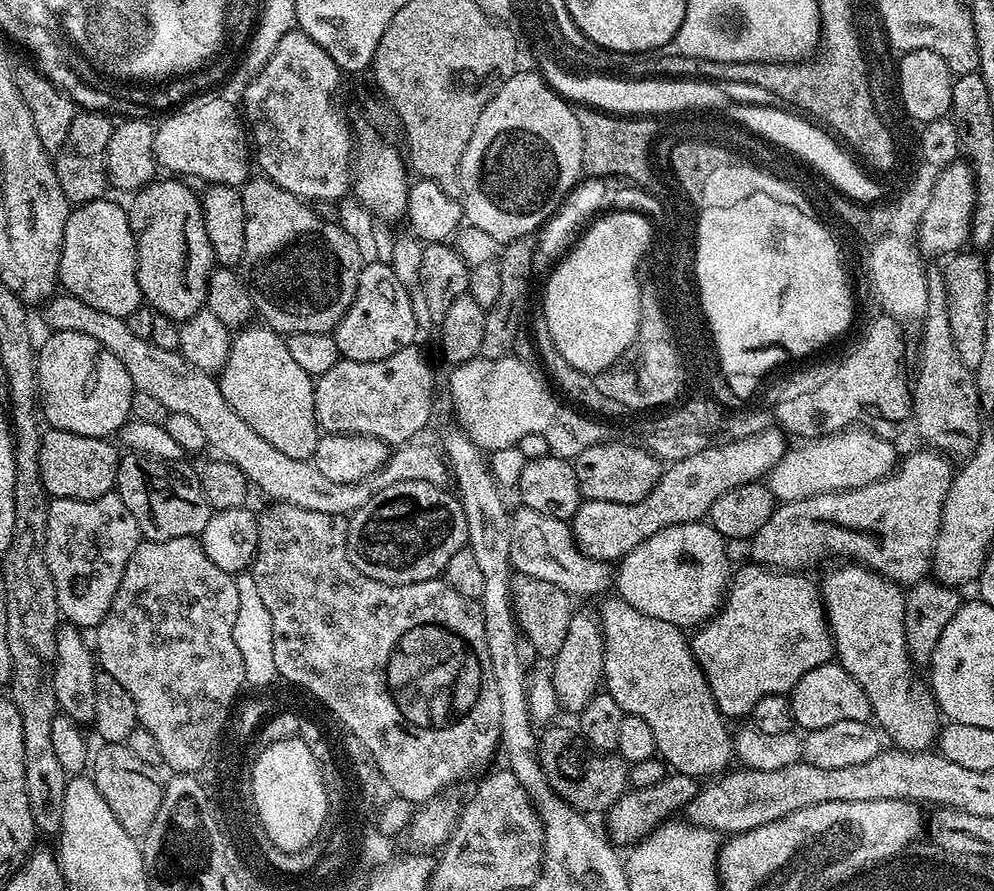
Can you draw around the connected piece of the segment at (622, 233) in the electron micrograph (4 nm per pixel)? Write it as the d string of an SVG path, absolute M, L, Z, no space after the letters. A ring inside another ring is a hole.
M616 210L609 216L603 216L593 219L584 228L582 235L572 244L567 255L547 273L548 285L544 288L544 307L542 307L542 313L558 352L570 366L589 374L603 374L605 370L611 368L612 363L635 342L639 334L638 273L641 260L654 239L653 223L639 212Z

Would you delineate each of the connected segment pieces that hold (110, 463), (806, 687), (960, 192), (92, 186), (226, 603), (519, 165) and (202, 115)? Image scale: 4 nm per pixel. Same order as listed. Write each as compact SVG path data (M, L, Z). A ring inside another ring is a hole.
M49 427L40 437L40 469L42 482L49 497L57 500L97 500L116 487L116 475L120 465L121 453L116 452L113 441L98 436L70 434L70 430Z
M829 662L810 670L810 674L802 674L802 678L792 687L792 718L795 727L813 732L822 730L822 726L834 726L834 722L868 722L873 719L872 703L854 682L854 678L838 662Z
M957 162L947 164L944 168L939 169L936 181L933 184L933 190L927 197L923 205L924 213L920 217L918 229L918 248L925 257L942 258L947 252L956 252L965 243L970 240L970 229L972 227L972 211L976 205L976 183L972 177L971 167L967 163Z
M77 111L74 122L70 122L70 131L66 133L66 142L54 153L56 177L66 194L69 205L85 204L99 200L109 191L108 171L106 170L106 146L114 127L113 117L103 112Z
M187 536L186 538L170 538L169 540L141 539L140 545L136 547L130 558L130 562L126 562L122 582L118 582L118 594L114 594L114 602L110 606L106 618L99 628L95 629L94 652L98 657L99 667L110 673L128 691L130 698L134 698L134 710L139 727L150 730L150 734L154 734L158 746L162 749L164 764L167 767L172 767L173 773L196 774L203 769L209 745L212 738L216 736L218 724L222 720L222 700L226 700L226 696L218 696L218 694L224 694L222 688L218 686L218 680L222 680L218 676L224 672L220 672L218 668L241 668L240 653L237 652L231 637L231 628L235 623L235 618L238 617L238 608L240 607L238 592L239 587L236 585L233 573L218 570L218 566L214 566L214 562L210 562L210 558L206 558L206 550L200 545L197 537ZM208 676L212 678L210 680L212 688L214 688L212 692L208 692Z
M553 88L546 92L544 96L499 96L494 94L494 98L490 98L490 102L486 106L486 110L482 110L482 114L478 118L478 126L474 126L474 134L470 134L470 146L466 146L466 154L462 154L462 162L458 173L458 181L460 180L460 192L462 197L462 212L466 217L467 223L471 227L478 230L486 230L486 234L490 234L490 238L500 241L501 245L506 245L512 240L522 240L531 237L533 234L548 220L553 212L563 202L564 197L572 191L584 172L584 163L582 162L582 142L584 139L580 134L580 124L574 124L574 110L566 110L566 106L562 106L564 97L560 93L555 92ZM508 128L526 128L532 130L530 134L516 134L516 132L504 132Z
M204 94L193 98L179 110L165 115L156 128L154 154L156 163L165 173L180 178L197 176L208 184L241 187L247 183L250 142L239 107L224 98L210 98Z

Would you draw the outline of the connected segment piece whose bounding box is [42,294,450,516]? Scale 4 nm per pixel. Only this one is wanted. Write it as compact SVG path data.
M67 294L53 296L43 305L42 311L52 332L74 330L98 338L98 342L102 342L102 346L106 346L106 350L110 350L110 354L114 354L122 366L126 366L126 374L130 374L135 391L150 394L158 398L158 402L162 402L162 406L166 406L169 412L186 414L186 418L198 422L199 428L206 433L209 447L215 449L219 457L243 470L249 483L255 491L257 488L266 502L301 506L302 509L321 511L322 514L351 516L368 503L374 494L398 482L426 481L443 487L449 481L447 463L437 447L435 449L428 444L420 444L421 442L409 442L399 445L374 474L354 483L331 482L313 461L288 458L270 442L266 442L256 430L247 426L226 401L213 373L198 370L198 366L191 364L179 352L161 350L154 346L152 340L136 337L130 331L125 317L94 310L94 306L86 306L86 302Z

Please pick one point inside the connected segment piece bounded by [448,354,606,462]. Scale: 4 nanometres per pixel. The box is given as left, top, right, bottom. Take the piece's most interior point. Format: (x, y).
(498, 402)

